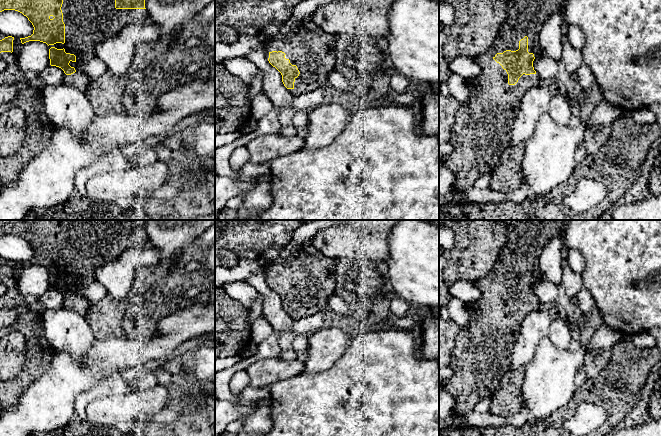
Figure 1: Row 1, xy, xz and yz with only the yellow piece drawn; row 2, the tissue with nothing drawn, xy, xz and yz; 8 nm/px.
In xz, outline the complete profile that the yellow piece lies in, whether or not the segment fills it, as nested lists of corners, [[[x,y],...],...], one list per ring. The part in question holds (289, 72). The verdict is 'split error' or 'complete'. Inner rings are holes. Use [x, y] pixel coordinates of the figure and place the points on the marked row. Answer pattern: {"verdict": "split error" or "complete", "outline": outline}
{"verdict": "split error", "outline": [[[308,21],[293,35],[275,39],[266,45],[266,57],[281,73],[287,90],[297,96],[317,89],[328,80],[328,75],[336,67],[336,36],[327,33],[313,21]]]}

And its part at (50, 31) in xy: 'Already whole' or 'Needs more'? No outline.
Needs more

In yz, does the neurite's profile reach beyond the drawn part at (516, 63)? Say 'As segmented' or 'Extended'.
Extended

